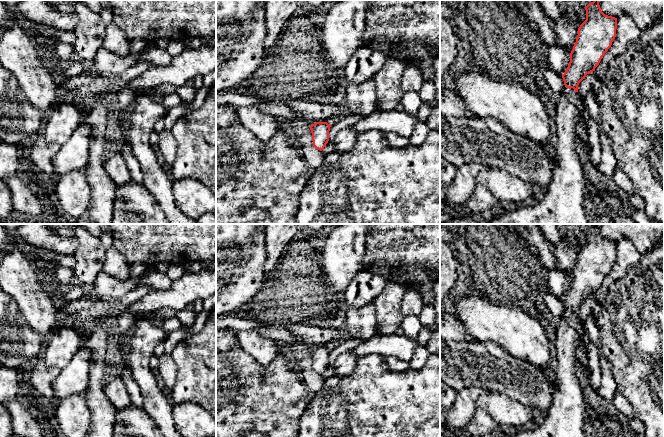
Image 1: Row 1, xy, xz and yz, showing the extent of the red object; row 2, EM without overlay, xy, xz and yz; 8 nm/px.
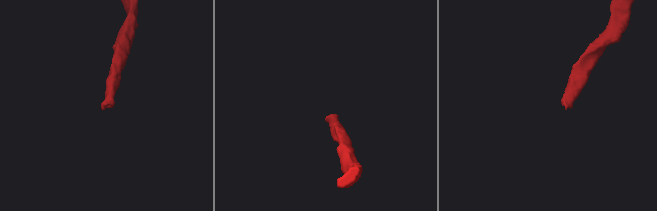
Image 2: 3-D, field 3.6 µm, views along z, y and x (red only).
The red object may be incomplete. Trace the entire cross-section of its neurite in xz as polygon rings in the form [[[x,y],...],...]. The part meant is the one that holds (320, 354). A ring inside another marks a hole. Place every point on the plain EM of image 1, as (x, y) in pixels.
[[[316,346],[310,350],[313,370],[322,375],[329,365],[329,355],[331,349],[327,346]]]

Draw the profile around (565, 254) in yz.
[[[563,238],[562,242],[558,245],[555,245],[550,241],[549,243],[555,256],[557,270],[571,277],[578,259],[578,252],[565,238]]]

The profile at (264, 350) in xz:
[[[255,330],[236,332],[239,346],[261,365],[268,365],[279,353],[276,341],[261,336]]]

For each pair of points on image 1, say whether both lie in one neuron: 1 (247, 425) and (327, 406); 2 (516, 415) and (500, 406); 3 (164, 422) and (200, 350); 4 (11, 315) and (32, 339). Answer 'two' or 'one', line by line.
1: two
2: one
3: two
4: one

